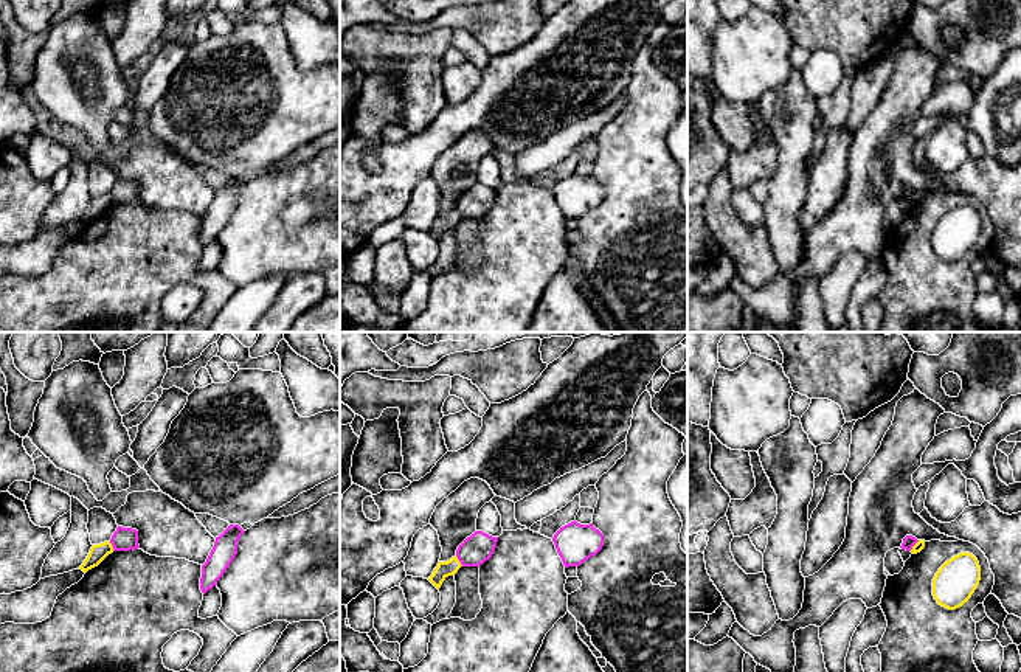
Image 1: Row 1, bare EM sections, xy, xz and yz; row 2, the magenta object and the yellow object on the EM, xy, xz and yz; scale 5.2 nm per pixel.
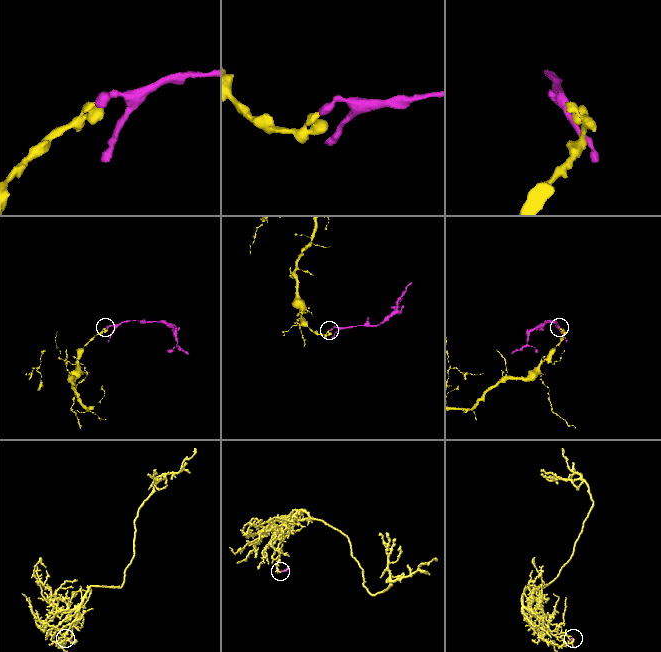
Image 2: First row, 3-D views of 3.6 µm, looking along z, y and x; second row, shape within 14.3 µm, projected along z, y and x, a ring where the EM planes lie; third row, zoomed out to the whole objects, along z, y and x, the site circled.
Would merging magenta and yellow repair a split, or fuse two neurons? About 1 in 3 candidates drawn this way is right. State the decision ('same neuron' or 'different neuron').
different neuron

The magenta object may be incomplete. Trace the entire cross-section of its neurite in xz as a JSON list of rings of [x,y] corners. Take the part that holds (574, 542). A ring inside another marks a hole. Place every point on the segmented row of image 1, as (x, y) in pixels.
[[[574,520],[562,526],[552,542],[565,568],[579,566],[602,549],[604,534],[593,523],[580,525]]]

